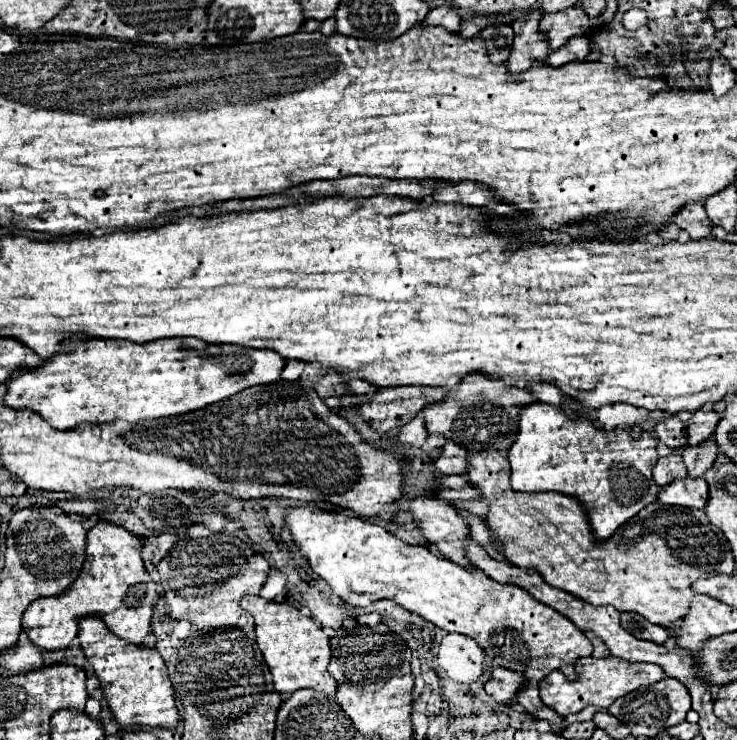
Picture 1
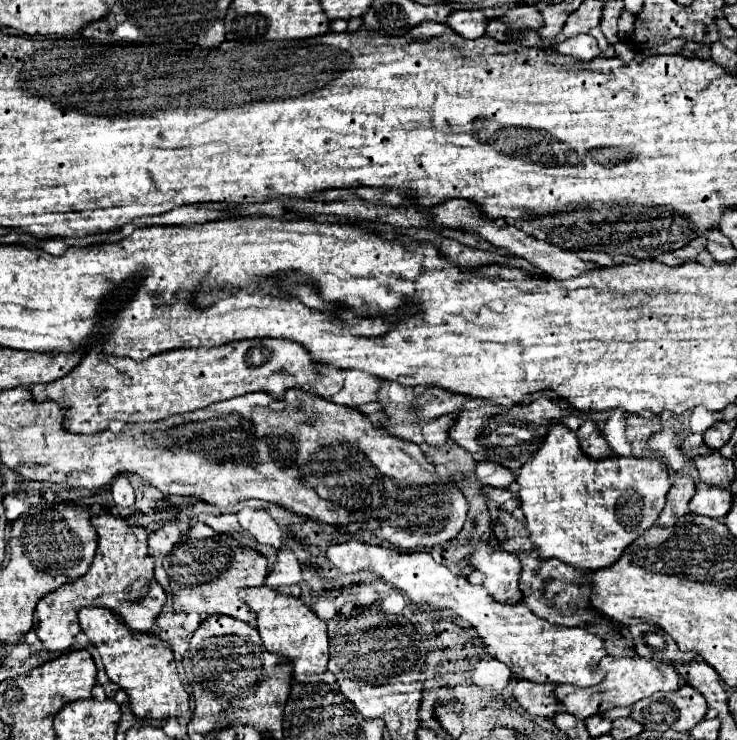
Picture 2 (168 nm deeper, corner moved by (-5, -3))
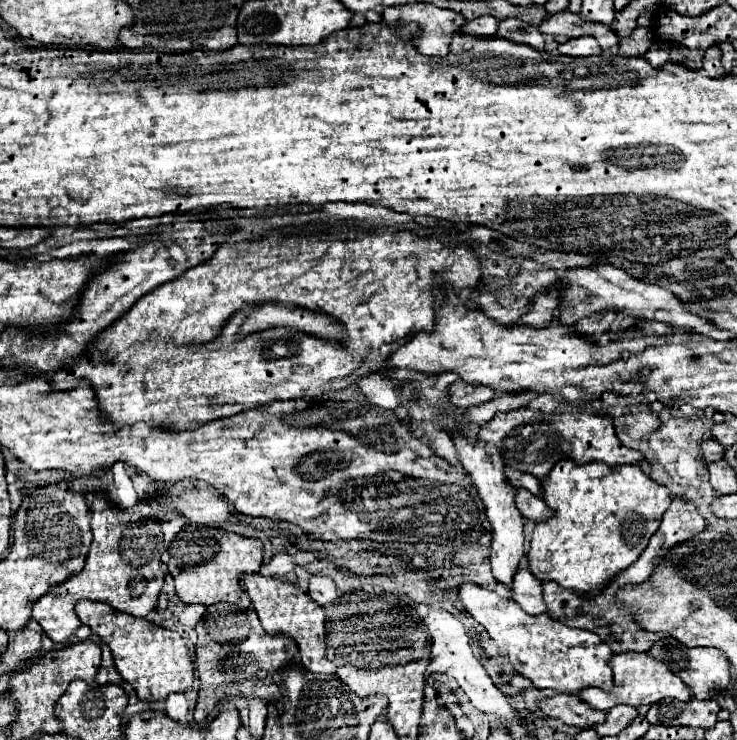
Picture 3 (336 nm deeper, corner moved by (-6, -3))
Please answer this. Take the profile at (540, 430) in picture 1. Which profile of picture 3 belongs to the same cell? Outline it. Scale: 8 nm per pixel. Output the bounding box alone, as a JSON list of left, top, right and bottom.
[528,461,672,597]

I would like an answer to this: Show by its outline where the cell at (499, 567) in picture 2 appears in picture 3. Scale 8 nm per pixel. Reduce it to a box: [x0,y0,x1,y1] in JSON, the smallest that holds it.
[510,569,548,615]

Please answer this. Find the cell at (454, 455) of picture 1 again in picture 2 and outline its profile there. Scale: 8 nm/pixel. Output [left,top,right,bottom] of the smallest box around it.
[473,461,515,489]

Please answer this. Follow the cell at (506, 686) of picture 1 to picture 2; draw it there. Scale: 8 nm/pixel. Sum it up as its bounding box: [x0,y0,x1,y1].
[513,679,561,717]

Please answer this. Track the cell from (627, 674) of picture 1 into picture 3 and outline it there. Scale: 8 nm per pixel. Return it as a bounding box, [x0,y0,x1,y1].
[580,653,692,711]

